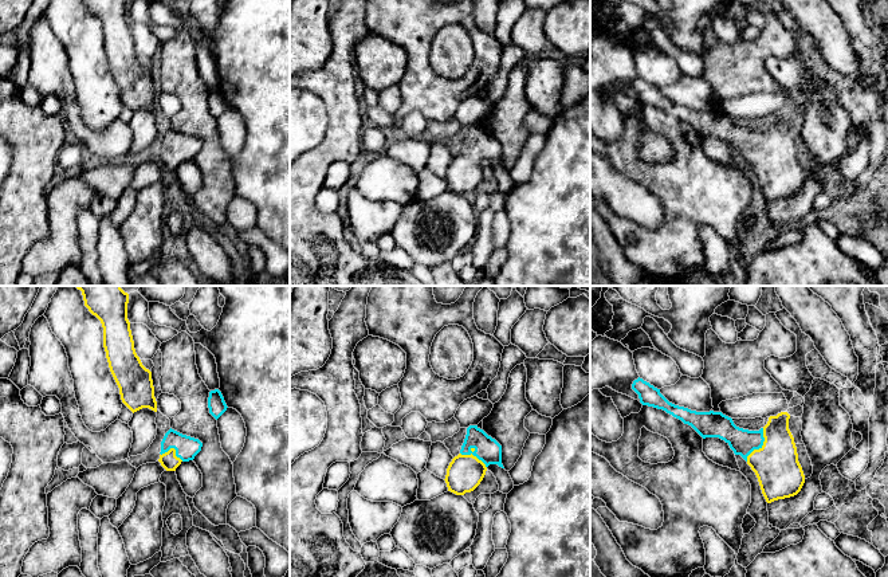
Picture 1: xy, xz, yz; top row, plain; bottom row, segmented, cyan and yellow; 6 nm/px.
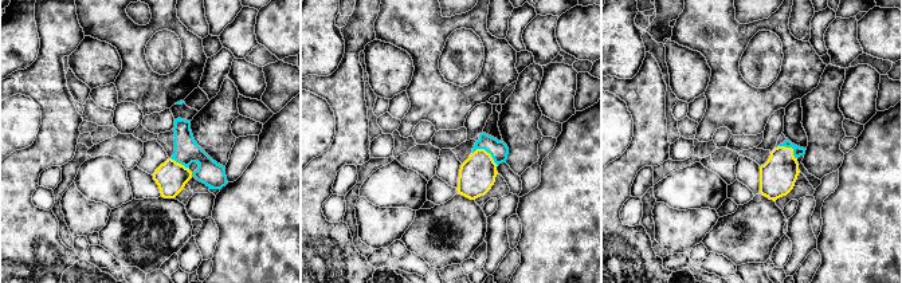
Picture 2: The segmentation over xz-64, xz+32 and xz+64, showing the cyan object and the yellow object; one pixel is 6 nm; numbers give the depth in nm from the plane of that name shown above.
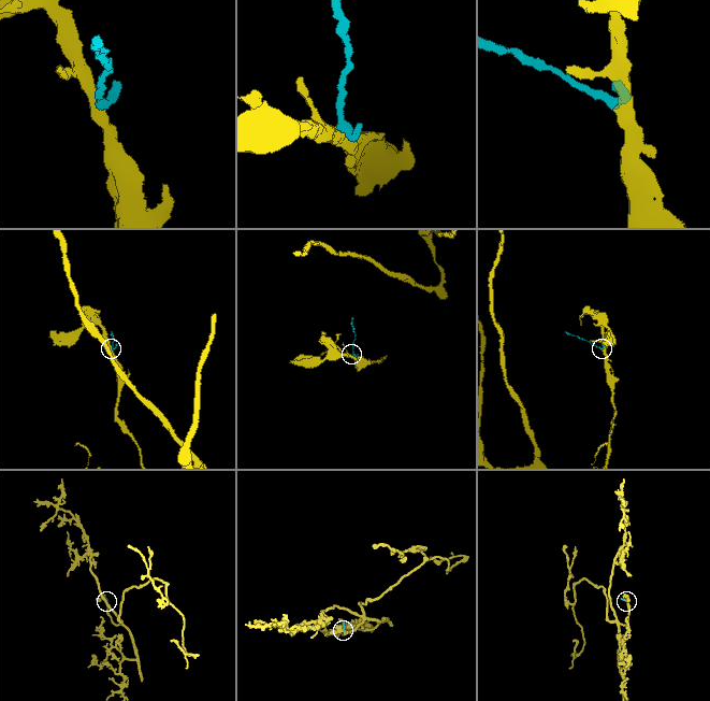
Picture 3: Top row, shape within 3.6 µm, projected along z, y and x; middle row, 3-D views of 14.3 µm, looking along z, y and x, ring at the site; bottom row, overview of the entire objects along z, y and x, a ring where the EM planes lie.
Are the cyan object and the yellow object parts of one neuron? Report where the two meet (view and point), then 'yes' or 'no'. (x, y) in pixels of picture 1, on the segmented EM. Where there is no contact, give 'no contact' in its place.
contact xz (474, 455); yes

